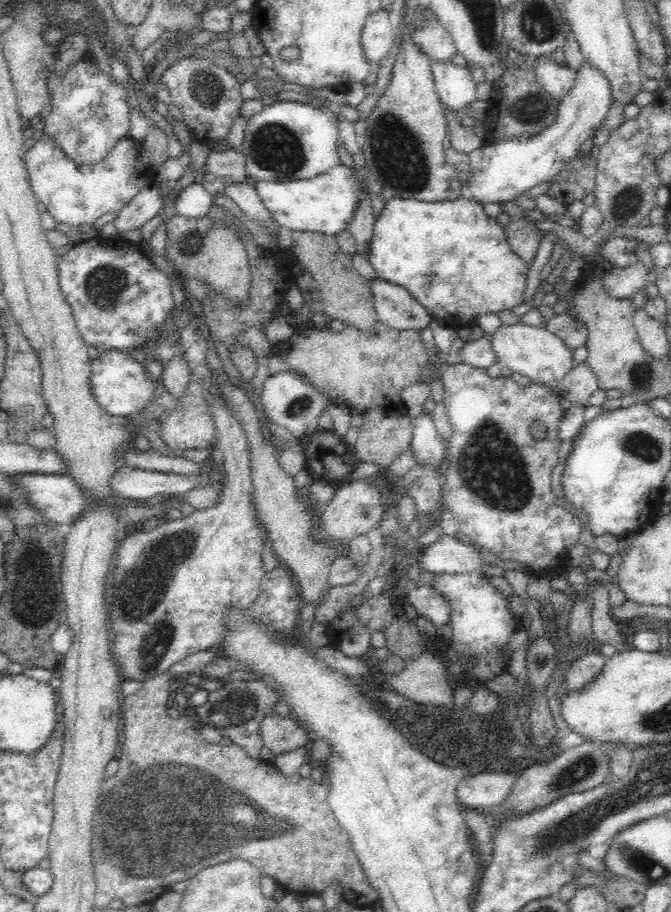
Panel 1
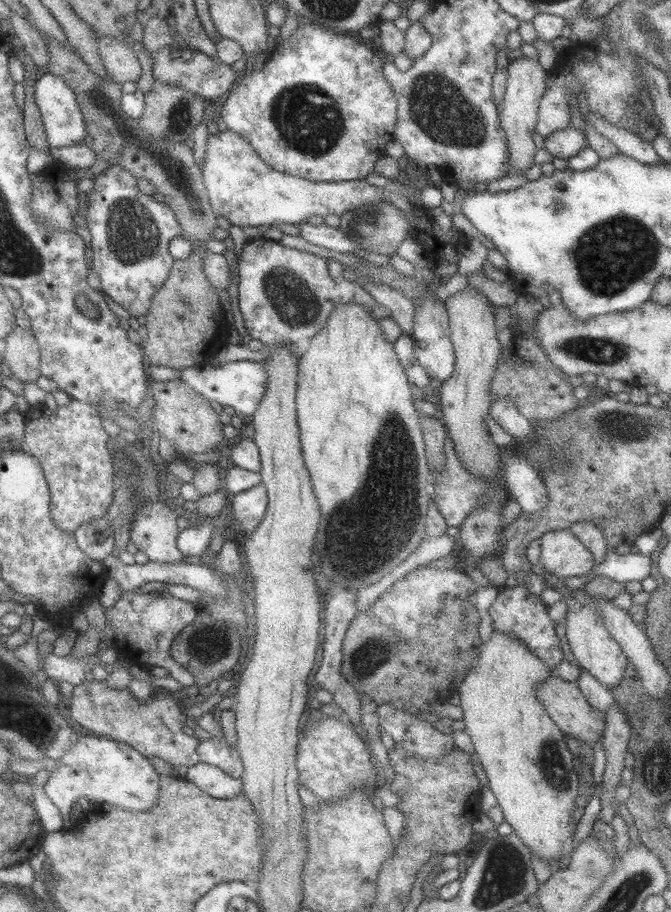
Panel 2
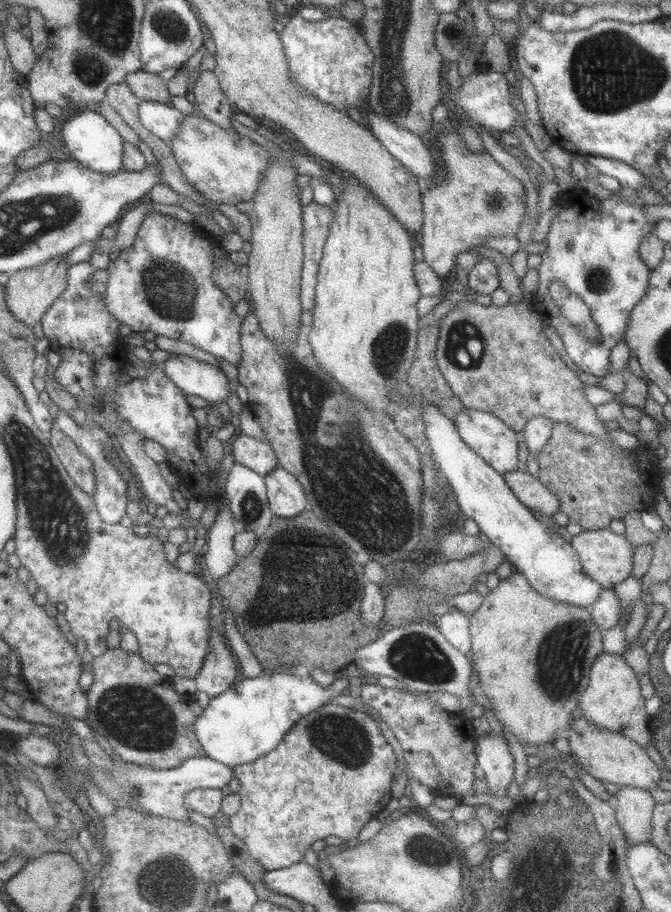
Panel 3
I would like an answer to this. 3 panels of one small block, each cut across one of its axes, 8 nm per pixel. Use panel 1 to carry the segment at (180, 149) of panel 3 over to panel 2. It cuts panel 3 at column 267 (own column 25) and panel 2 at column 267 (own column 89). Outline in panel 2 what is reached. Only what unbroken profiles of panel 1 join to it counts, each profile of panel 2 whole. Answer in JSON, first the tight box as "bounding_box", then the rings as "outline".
{"bounding_box":[202,130,383,226],"outline":[[[233,130],[216,131],[207,137],[203,157],[202,181],[213,212],[235,226],[263,224],[299,224],[311,215],[341,216],[363,203],[376,203],[383,198],[383,189],[362,180],[317,182],[289,176],[265,164],[253,147]]]}

